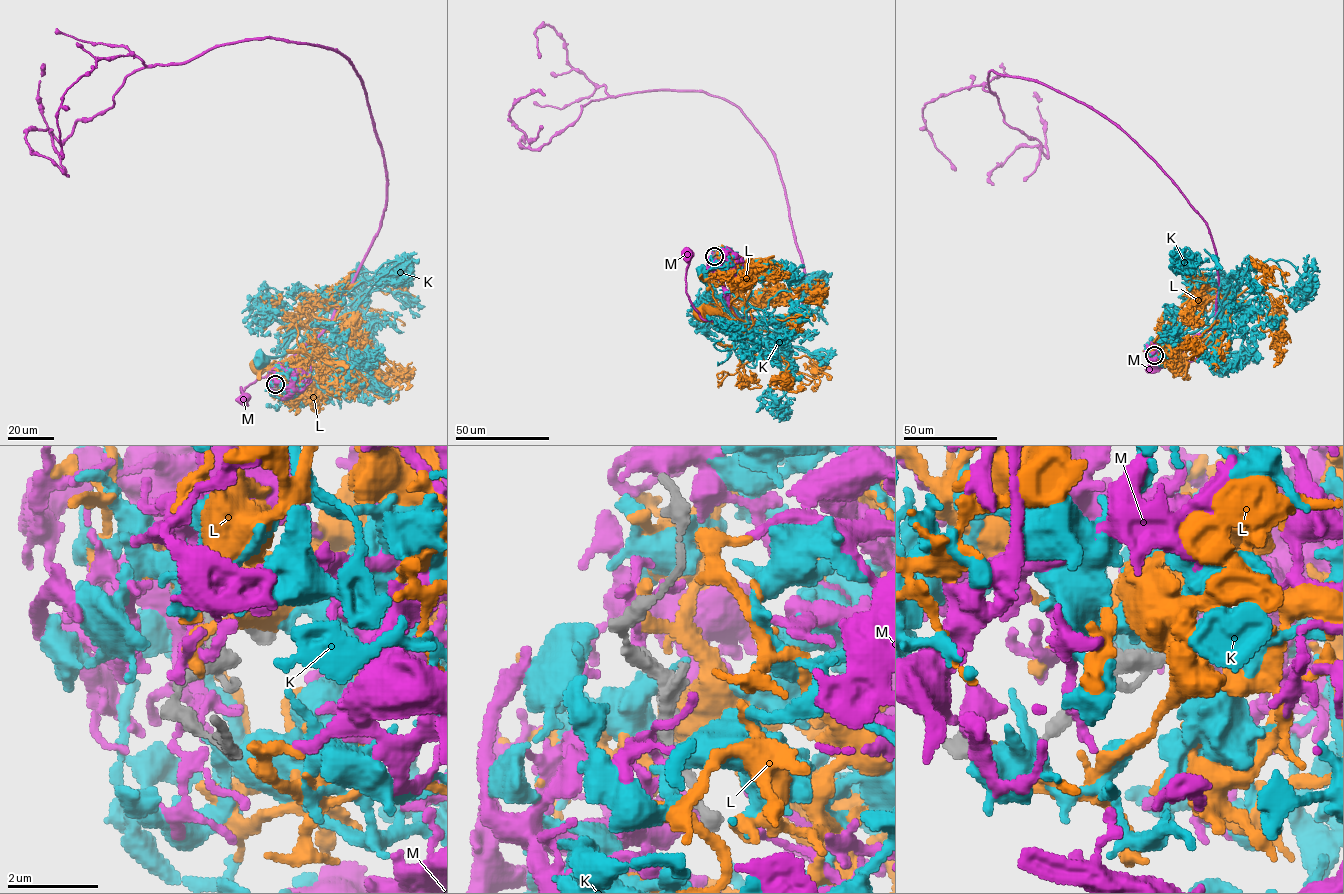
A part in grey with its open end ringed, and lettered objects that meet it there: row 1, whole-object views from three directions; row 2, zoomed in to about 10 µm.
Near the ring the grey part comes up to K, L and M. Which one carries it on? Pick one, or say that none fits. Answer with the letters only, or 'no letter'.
M

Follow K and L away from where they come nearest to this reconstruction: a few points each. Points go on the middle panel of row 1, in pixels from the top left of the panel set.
K: (715, 258), (710, 263), (726, 273), (731, 285), (721, 294), (726, 309), (752, 323), (720, 300), (700, 272)
L: (715, 259), (773, 287), (745, 313), (747, 332), (699, 313)

